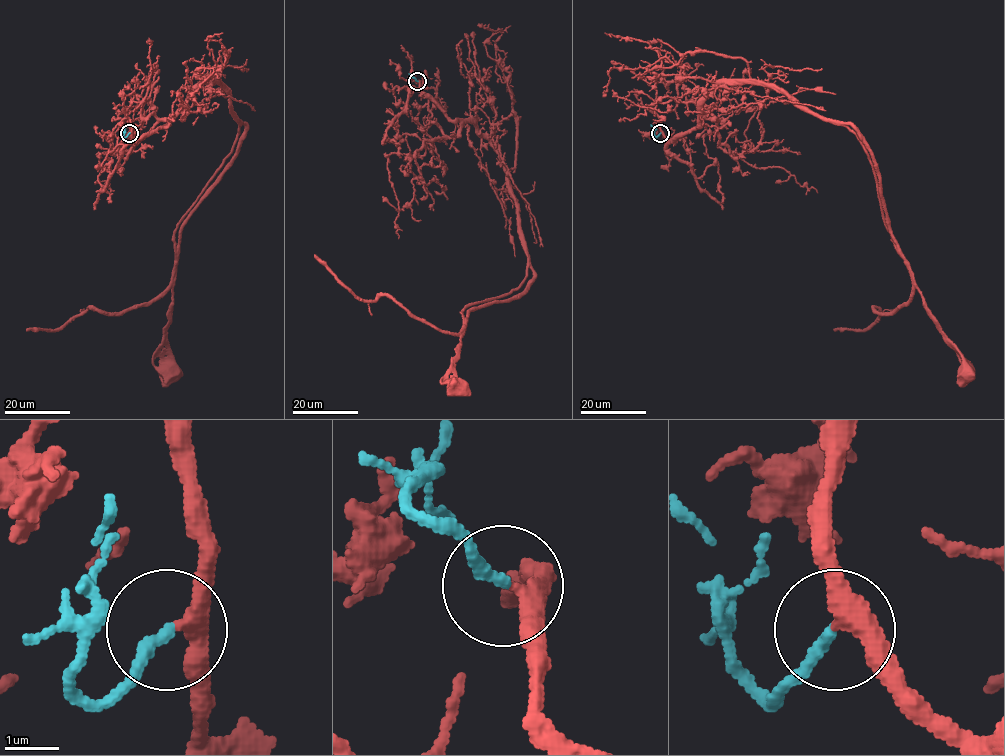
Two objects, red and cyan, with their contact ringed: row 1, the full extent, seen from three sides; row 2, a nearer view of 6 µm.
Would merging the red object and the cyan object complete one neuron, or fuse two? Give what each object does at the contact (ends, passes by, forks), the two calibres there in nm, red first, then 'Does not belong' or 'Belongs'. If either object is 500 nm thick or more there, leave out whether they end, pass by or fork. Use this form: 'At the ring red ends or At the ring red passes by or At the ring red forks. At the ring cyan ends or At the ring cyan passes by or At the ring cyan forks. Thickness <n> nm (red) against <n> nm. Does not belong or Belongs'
At the ring red passes by. At the ring cyan ends. Thickness 340 nm (red) against 240 nm. Belongs

